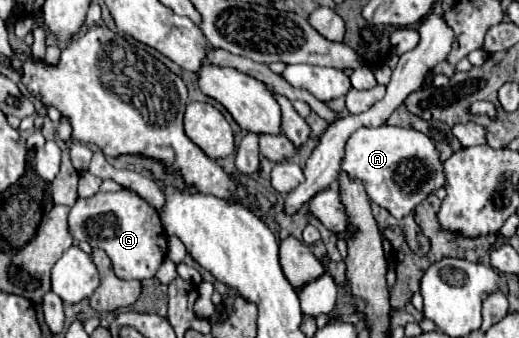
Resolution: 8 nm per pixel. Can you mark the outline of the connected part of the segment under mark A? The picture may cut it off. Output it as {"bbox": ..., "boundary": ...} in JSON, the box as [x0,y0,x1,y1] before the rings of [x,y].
{"bbox":[341,127,445,217],"boundary":[[[363,127],[345,143],[341,171],[351,179],[359,179],[371,203],[387,209],[393,217],[411,215],[413,209],[435,189],[445,187],[443,163],[431,139],[415,129],[405,127]]]}

